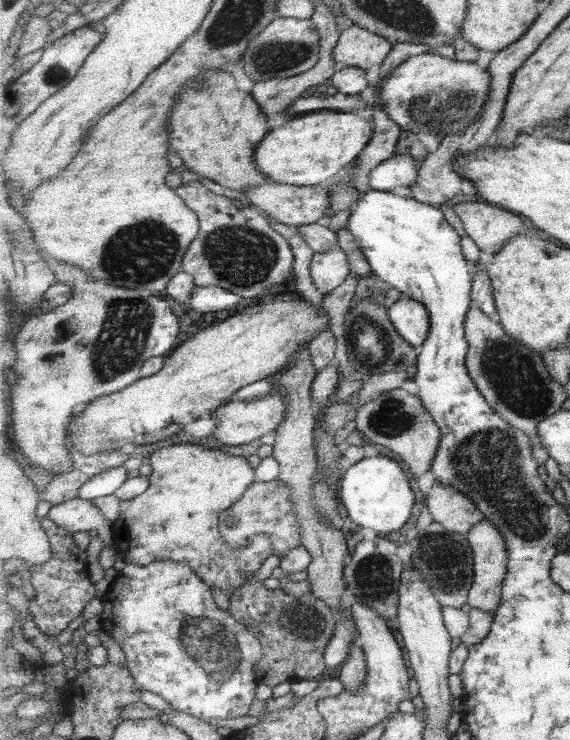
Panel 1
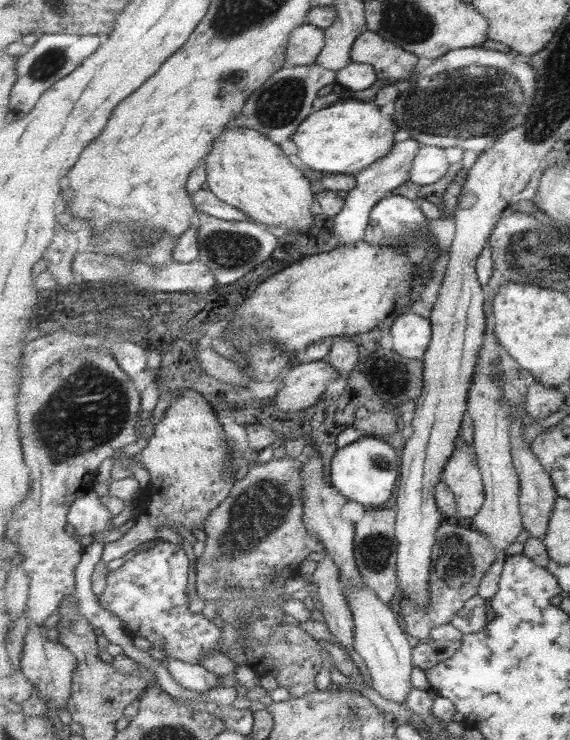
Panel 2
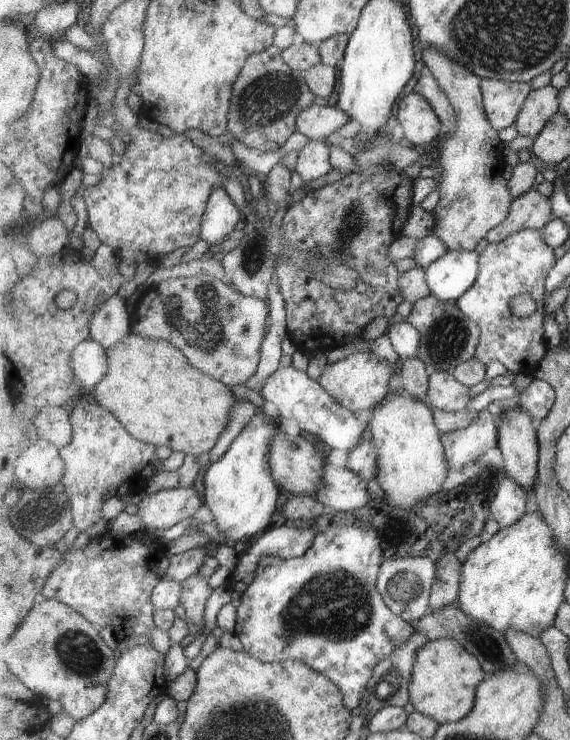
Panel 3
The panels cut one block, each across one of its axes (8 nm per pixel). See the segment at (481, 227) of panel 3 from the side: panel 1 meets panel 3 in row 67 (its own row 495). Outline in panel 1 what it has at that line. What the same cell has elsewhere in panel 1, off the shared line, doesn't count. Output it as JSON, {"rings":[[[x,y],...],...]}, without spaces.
{"rings":[[[441,482],[432,486],[427,497],[427,506],[434,522],[458,534],[468,535],[484,520],[482,510],[479,510],[471,496]]]}

